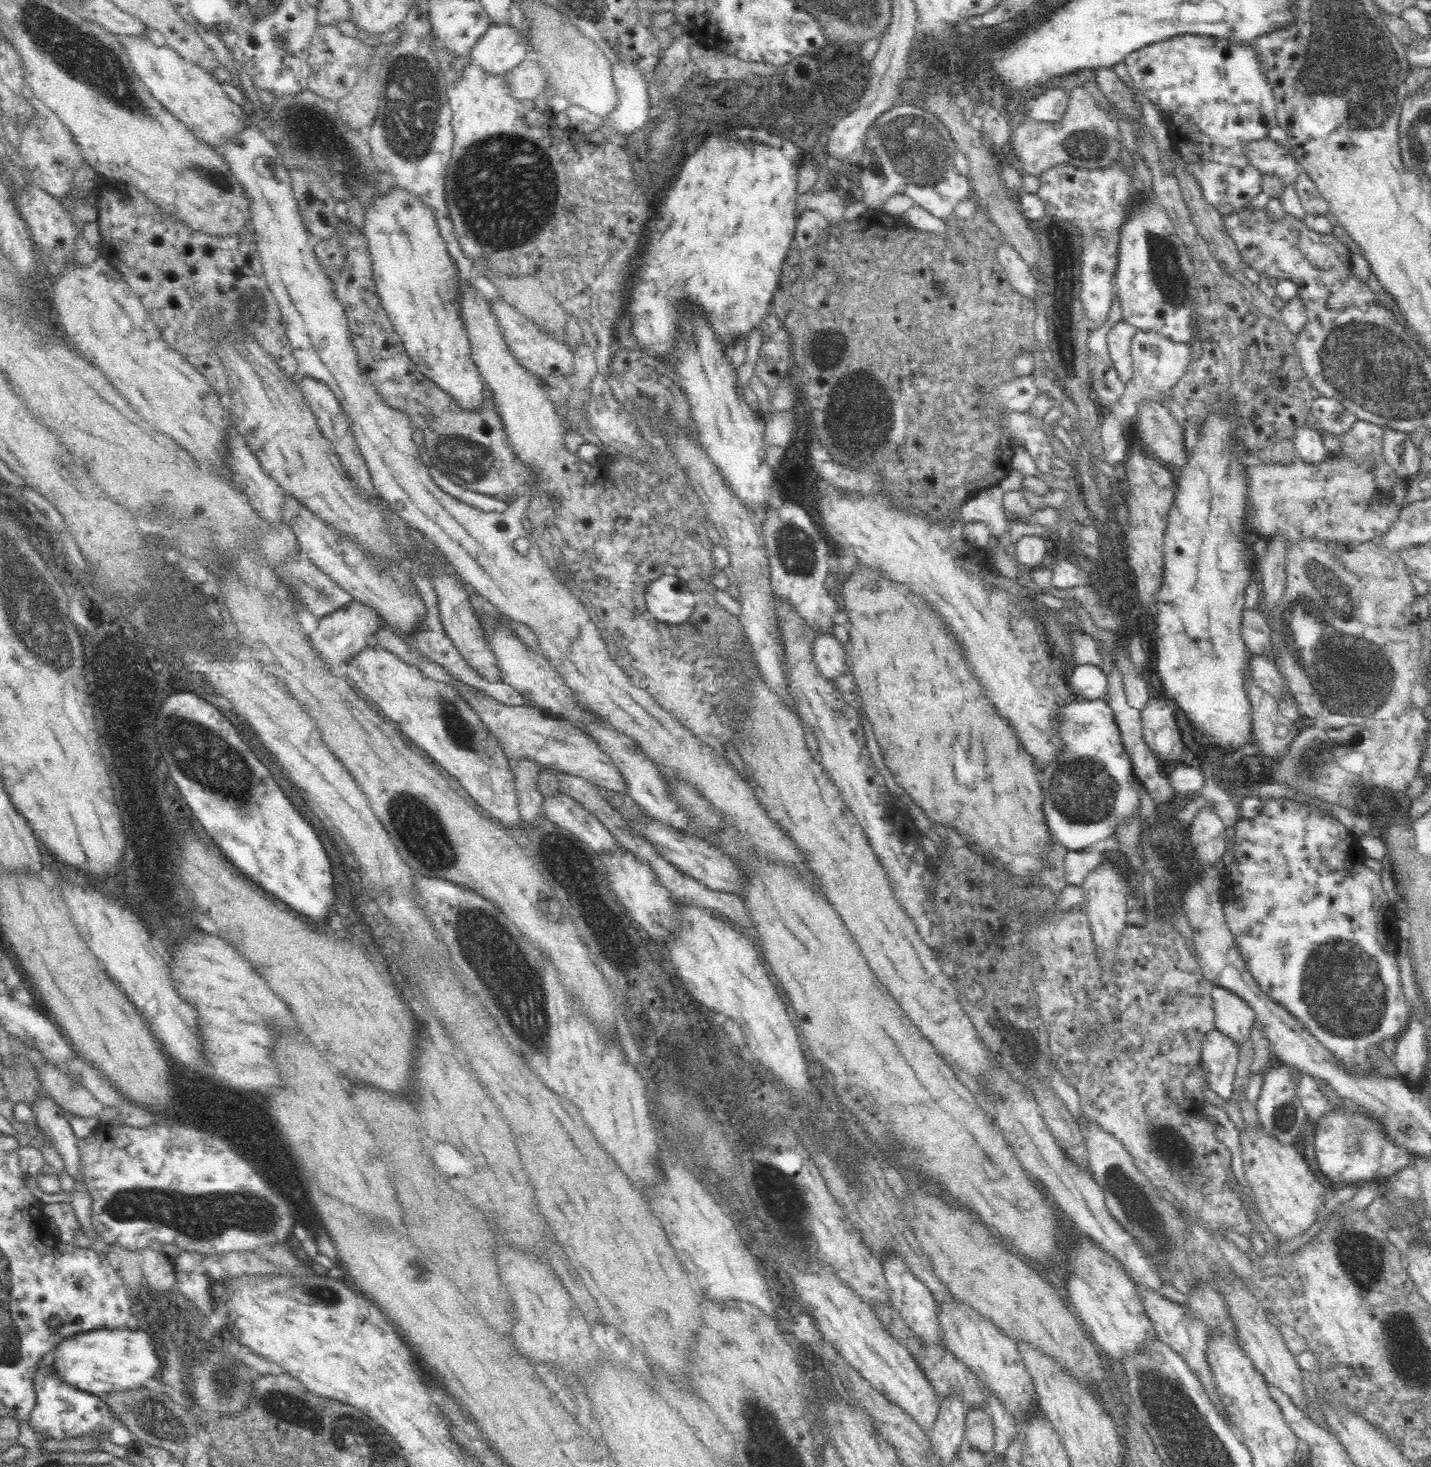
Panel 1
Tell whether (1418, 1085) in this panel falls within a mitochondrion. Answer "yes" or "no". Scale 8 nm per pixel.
no

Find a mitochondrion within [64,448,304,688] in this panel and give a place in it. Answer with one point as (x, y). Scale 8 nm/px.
(94, 616)

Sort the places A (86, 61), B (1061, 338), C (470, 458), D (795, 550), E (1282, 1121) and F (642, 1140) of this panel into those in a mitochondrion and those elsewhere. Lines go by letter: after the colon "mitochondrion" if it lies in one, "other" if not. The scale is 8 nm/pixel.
A: mitochondrion
B: other
C: mitochondrion
D: mitochondrion
E: mitochondrion
F: other

